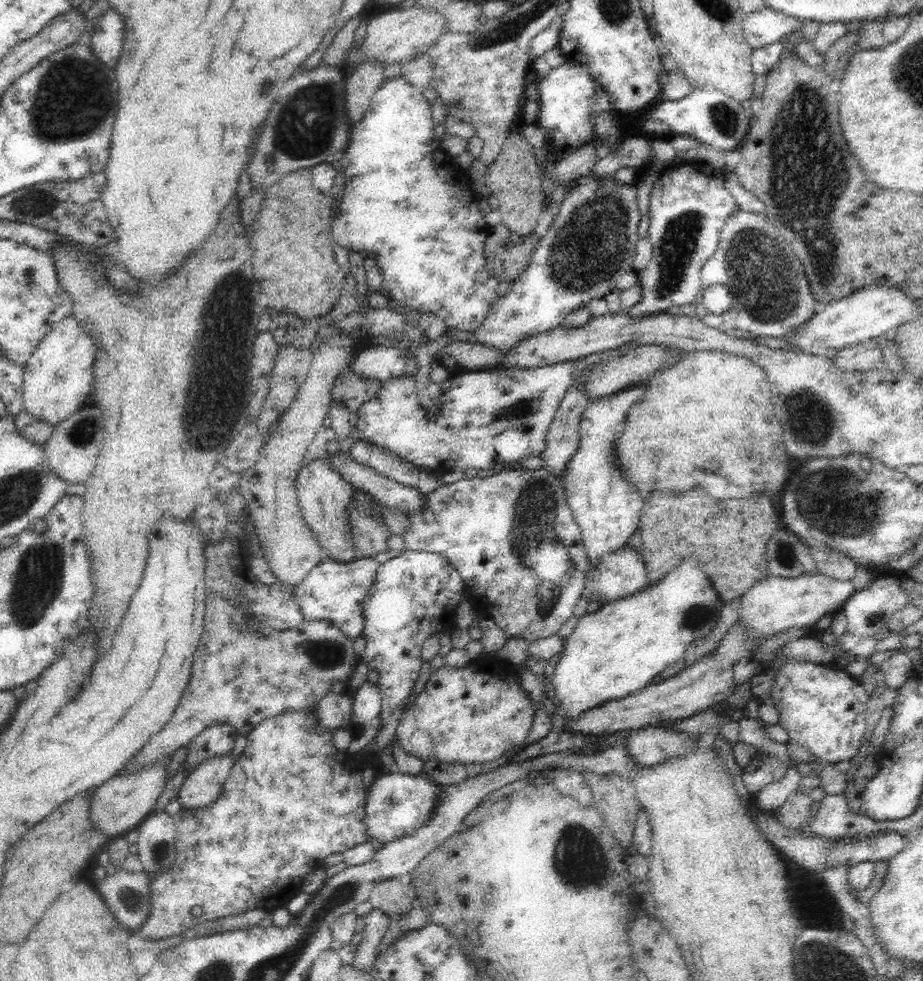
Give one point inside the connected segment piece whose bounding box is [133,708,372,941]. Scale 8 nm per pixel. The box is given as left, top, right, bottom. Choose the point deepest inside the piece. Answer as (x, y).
(252, 848)

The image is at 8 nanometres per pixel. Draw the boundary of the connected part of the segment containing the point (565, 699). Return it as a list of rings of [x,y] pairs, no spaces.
[[[684,560],[660,582],[631,595],[602,605],[593,613],[586,613],[579,618],[568,636],[562,658],[555,664],[551,680],[553,686],[556,686],[558,702],[566,710],[566,718],[580,716],[591,708],[636,694],[650,685],[654,676],[685,658],[686,650],[692,642],[706,636],[716,626],[725,605],[718,593],[714,592],[708,576],[692,560]]]

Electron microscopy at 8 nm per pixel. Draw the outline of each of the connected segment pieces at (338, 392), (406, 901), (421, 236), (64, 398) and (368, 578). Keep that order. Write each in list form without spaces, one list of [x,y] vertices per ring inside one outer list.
[[[347,366],[336,379],[332,388],[333,402],[344,403],[350,409],[350,413],[356,412],[369,399],[375,398],[384,384],[382,381],[358,376],[351,366]]]
[[[386,879],[374,885],[369,901],[374,909],[380,909],[394,919],[402,913],[407,913],[417,903],[417,892],[414,886],[404,884],[402,880]]]
[[[400,76],[393,77],[385,80],[378,90],[376,90],[374,96],[371,98],[369,109],[365,112],[365,115],[361,118],[360,122],[352,126],[352,130],[349,135],[348,146],[344,150],[344,154],[339,160],[340,166],[343,167],[344,173],[346,173],[346,188],[344,188],[344,196],[340,200],[340,206],[338,206],[338,214],[332,217],[330,222],[330,234],[332,234],[332,242],[334,246],[342,246],[342,248],[348,248],[348,250],[354,250],[354,252],[364,252],[366,256],[374,256],[380,270],[383,274],[383,289],[384,293],[389,295],[396,301],[404,302],[408,308],[418,311],[425,317],[435,317],[444,323],[448,328],[454,328],[460,331],[475,332],[482,323],[485,322],[486,316],[488,316],[488,310],[492,306],[492,303],[498,298],[496,288],[500,283],[497,279],[491,276],[486,270],[485,256],[483,253],[485,240],[488,234],[490,234],[491,227],[486,223],[484,216],[480,214],[478,210],[478,204],[474,200],[472,194],[464,192],[464,186],[456,186],[456,188],[448,188],[448,186],[440,186],[434,178],[434,170],[430,172],[428,168],[428,144],[434,144],[432,138],[428,134],[428,128],[434,129],[434,120],[432,119],[432,106],[428,98],[422,95],[422,90],[418,87],[412,86],[412,84],[406,82]]]
[[[73,314],[64,318],[59,324],[52,326],[50,333],[38,344],[28,363],[24,366],[22,408],[32,417],[56,426],[60,421],[84,407],[93,390],[96,348],[87,330],[81,326]]]
[[[327,557],[323,559],[293,589],[305,620],[328,621],[352,640],[362,636],[365,625],[363,603],[370,594],[380,565],[374,557],[359,557],[344,564],[338,564]]]

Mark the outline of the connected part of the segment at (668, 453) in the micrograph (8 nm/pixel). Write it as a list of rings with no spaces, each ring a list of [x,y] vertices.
[[[698,350],[692,353],[686,353],[686,358],[672,365],[656,376],[651,378],[651,388],[647,394],[636,404],[632,404],[630,412],[623,423],[623,430],[620,432],[620,438],[616,440],[617,462],[621,465],[620,469],[624,475],[628,476],[628,481],[634,484],[640,494],[652,492],[652,486],[658,484],[660,490],[664,492],[686,492],[690,488],[696,488],[700,492],[706,492],[712,498],[746,498],[758,492],[766,492],[768,496],[776,496],[784,490],[788,478],[790,478],[790,458],[786,454],[786,448],[782,446],[782,426],[772,410],[771,388],[769,380],[766,380],[766,374],[760,365],[752,363],[748,358],[726,354],[712,350]]]

